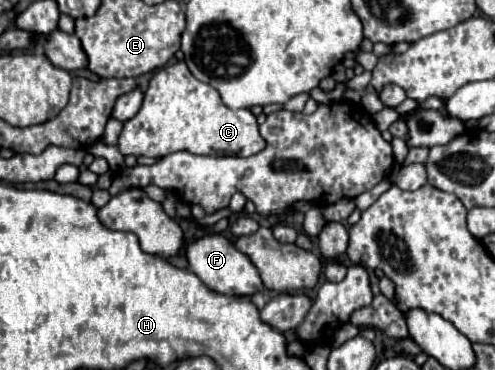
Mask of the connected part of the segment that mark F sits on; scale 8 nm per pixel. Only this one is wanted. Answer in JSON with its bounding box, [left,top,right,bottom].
[187,235,263,297]

